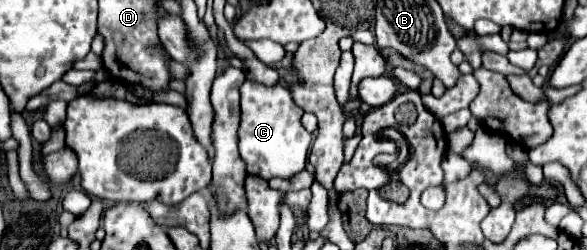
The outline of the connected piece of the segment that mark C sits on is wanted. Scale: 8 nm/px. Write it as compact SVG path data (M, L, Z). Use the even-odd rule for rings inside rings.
M244 81L244 85L240 87L240 95L242 115L238 129L238 149L242 161L246 163L247 173L258 175L262 179L286 179L302 171L312 143L312 135L302 127L300 119L304 111L292 101L292 93L288 93L288 87L282 87L280 83L266 87L254 81Z

